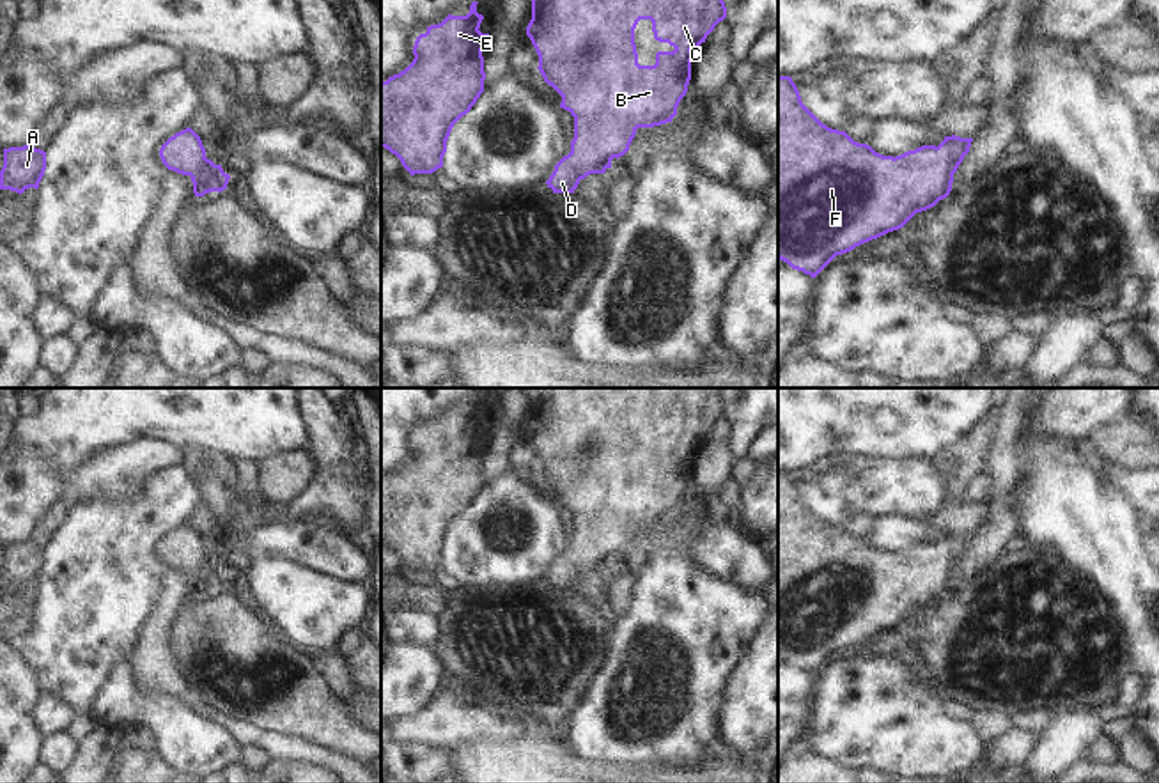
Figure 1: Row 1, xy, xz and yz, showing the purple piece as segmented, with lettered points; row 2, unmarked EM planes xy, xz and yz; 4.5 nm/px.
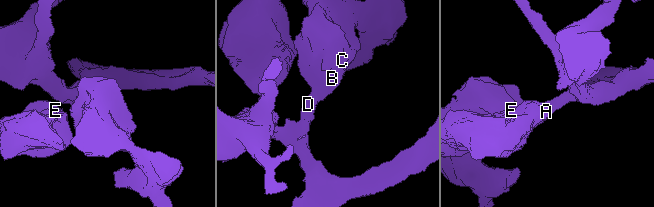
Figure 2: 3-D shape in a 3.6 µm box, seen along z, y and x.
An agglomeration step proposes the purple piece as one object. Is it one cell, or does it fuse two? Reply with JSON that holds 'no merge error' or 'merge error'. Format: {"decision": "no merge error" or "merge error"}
{"decision": "no merge error"}

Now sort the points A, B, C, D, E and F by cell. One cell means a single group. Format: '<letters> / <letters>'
A B C D E F

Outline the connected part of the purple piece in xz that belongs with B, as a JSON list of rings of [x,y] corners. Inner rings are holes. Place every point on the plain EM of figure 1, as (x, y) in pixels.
[[[523,388],[532,397],[532,416],[526,423],[537,452],[539,468],[560,492],[560,505],[574,514],[571,549],[556,562],[548,585],[553,590],[574,590],[580,578],[590,570],[604,570],[611,556],[629,547],[638,524],[654,524],[677,512],[677,503],[688,489],[691,457],[714,423],[727,415],[721,388]],[[640,416],[652,418],[654,436],[668,439],[673,448],[657,448],[654,462],[640,462],[634,441],[634,425]]]

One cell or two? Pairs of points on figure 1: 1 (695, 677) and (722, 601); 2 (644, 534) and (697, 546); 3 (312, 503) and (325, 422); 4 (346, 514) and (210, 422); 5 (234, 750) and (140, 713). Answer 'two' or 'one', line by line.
1: one
2: one
3: one
4: two
5: one

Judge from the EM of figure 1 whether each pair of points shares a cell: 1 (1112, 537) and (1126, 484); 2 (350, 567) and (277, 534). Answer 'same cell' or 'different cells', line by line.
1: different cells
2: same cell

